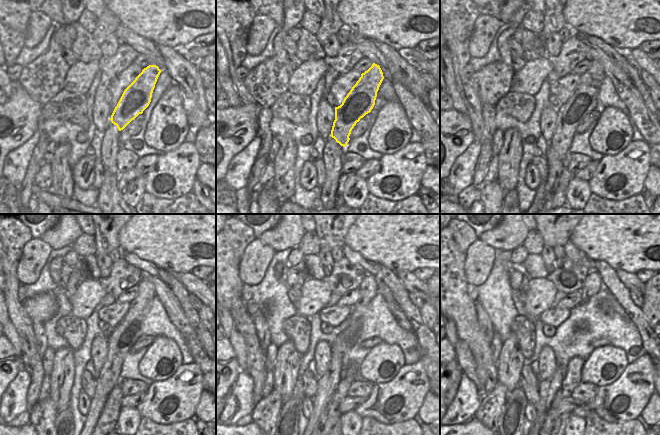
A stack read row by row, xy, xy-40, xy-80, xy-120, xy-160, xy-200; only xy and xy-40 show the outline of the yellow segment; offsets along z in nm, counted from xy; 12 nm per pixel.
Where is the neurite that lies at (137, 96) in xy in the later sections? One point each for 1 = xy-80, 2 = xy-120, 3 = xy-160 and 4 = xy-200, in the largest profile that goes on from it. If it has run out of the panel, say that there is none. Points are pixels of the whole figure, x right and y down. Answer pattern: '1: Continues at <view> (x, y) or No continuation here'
1: Continues at xy-80 (583, 100)
2: Continues at xy-120 (123, 336)
3: Continues at xy-160 (326, 385)
4: Continues at xy-200 (548, 388)

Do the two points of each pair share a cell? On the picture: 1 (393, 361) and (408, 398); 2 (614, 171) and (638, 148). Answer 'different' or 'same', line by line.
1: different
2: same

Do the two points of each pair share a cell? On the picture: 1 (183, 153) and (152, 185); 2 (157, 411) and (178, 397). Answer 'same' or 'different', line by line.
1: same
2: same

